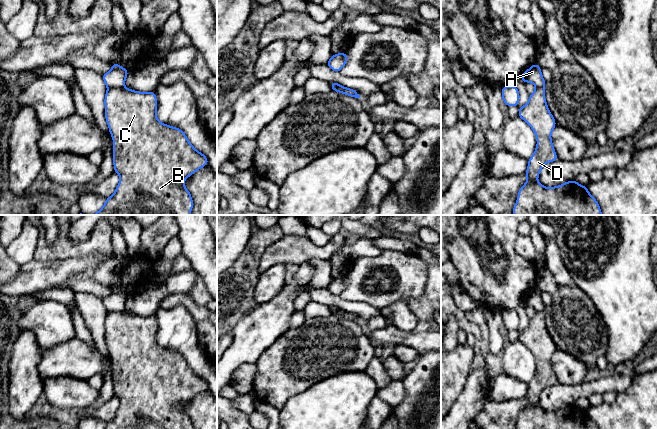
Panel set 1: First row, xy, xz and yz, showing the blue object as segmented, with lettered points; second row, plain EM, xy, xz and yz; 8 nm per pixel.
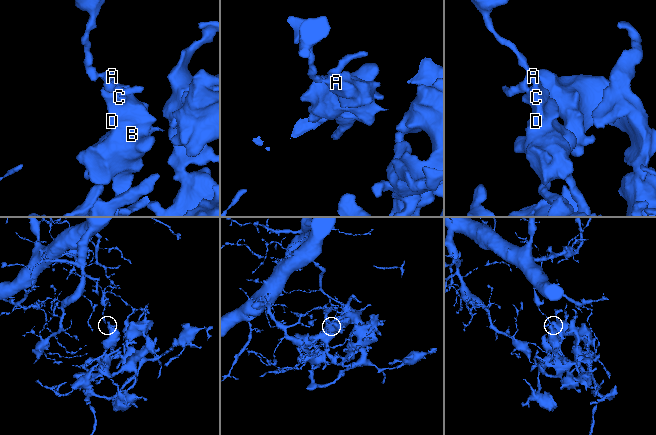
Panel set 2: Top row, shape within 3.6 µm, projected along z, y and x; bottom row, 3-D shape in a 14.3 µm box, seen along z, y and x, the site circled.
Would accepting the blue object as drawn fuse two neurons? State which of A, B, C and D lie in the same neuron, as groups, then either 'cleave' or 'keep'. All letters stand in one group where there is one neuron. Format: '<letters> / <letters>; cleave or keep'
A / B C D; cleave

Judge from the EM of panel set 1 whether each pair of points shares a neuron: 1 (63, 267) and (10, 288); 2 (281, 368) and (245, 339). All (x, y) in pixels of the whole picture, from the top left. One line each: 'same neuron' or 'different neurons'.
1: same neuron
2: different neurons

